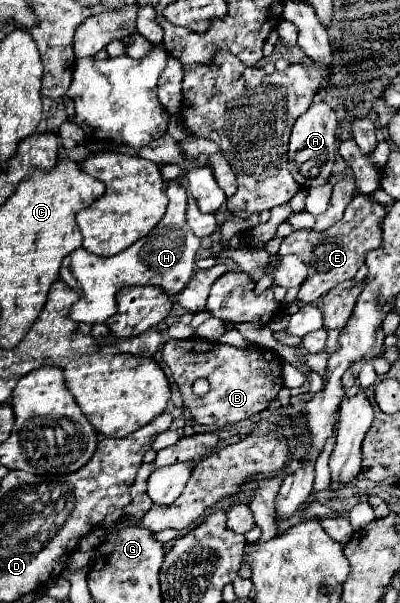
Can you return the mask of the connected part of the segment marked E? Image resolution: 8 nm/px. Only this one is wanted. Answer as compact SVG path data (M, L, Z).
M356 195L350 205L346 207L346 213L342 217L342 221L338 221L334 227L316 233L316 231L294 231L290 233L282 245L278 255L298 255L306 267L308 267L308 277L300 287L298 293L298 301L302 303L314 303L316 299L320 299L328 289L336 287L342 281L354 279L356 271L364 265L364 257L370 249L378 247L382 241L382 229L380 223L384 219L384 205L376 203L370 199L370 195Z

